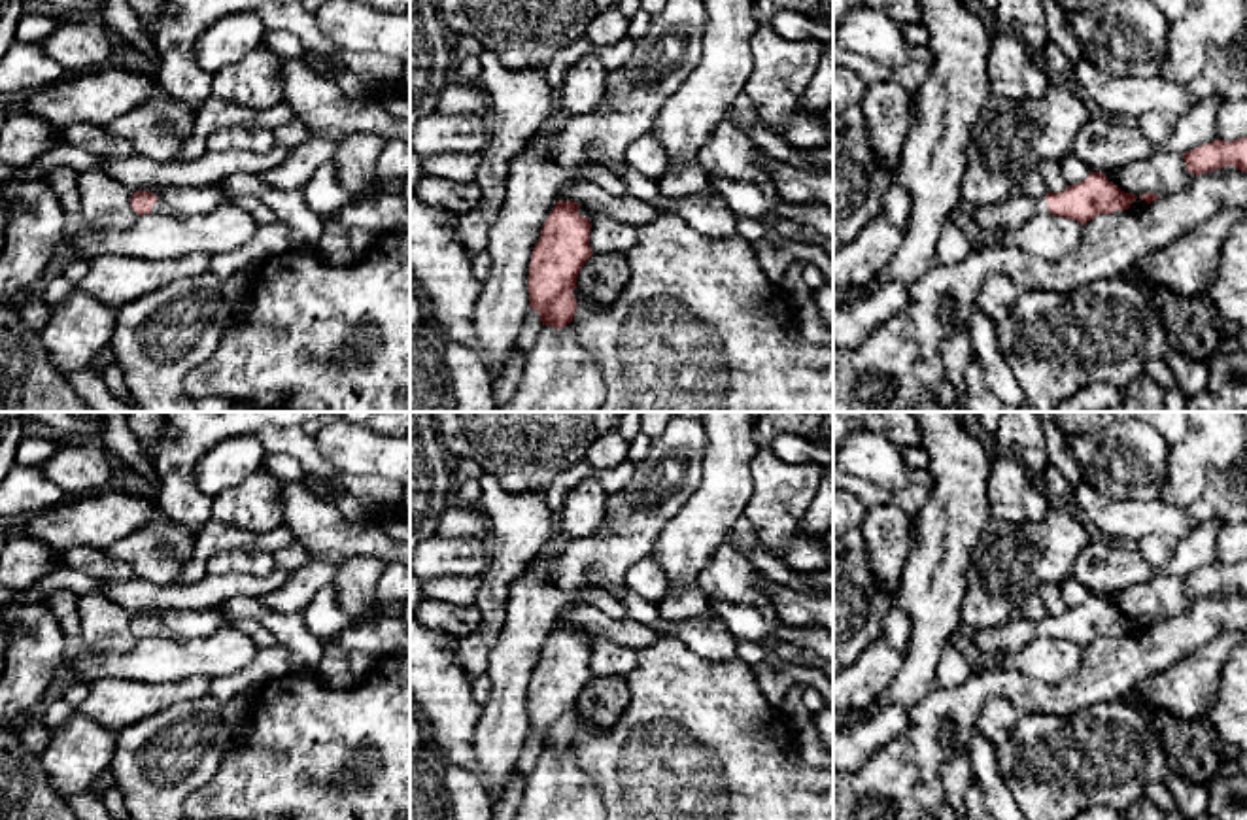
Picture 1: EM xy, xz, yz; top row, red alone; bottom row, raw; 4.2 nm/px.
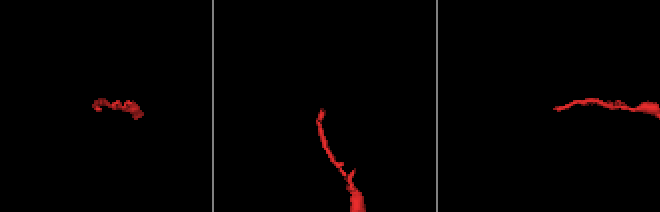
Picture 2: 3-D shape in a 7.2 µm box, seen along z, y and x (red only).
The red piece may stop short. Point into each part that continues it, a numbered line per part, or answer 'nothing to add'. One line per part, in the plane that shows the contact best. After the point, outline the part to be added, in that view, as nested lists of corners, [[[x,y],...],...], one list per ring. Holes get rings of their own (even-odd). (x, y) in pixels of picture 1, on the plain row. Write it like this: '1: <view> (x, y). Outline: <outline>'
1: yz (1002, 641). Outline: [[[1013,616],[1011,620],[984,629],[967,631],[971,646],[999,663],[1039,637],[1049,637],[1045,620]]]

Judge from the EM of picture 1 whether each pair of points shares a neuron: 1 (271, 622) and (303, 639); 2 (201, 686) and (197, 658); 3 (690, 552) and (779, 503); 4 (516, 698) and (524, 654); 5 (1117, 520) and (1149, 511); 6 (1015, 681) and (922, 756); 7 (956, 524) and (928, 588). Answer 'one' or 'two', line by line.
1: one
2: two
3: two
4: one
5: one
6: one
7: one

